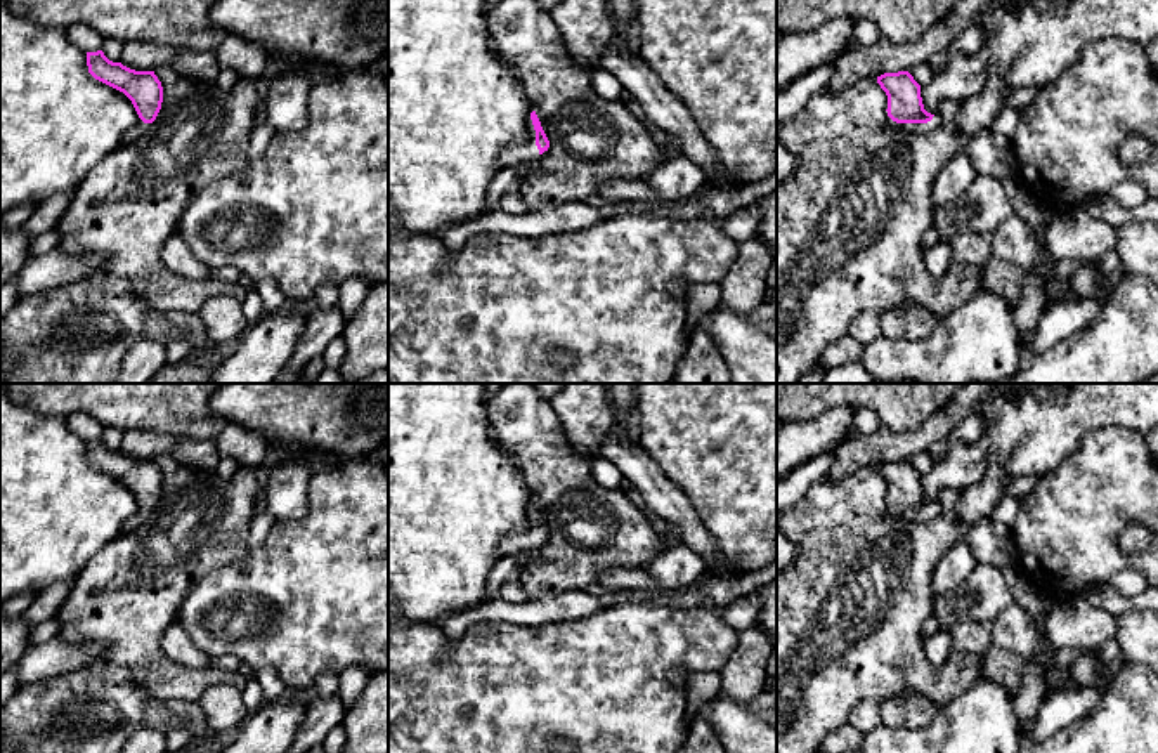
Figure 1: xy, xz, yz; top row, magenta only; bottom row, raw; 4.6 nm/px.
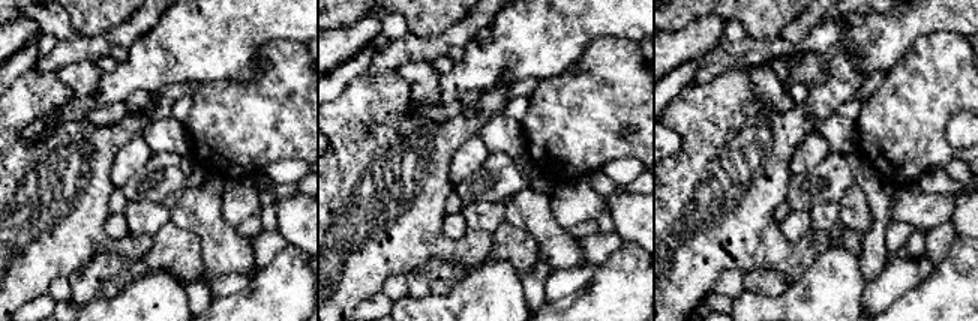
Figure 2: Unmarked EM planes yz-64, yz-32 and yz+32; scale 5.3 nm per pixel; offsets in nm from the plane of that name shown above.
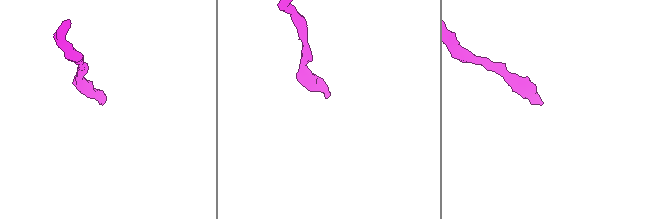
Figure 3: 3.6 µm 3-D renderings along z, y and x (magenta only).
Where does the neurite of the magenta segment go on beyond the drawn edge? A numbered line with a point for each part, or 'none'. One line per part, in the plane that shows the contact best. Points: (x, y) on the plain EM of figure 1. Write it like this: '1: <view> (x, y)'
1: xz (522, 538)

